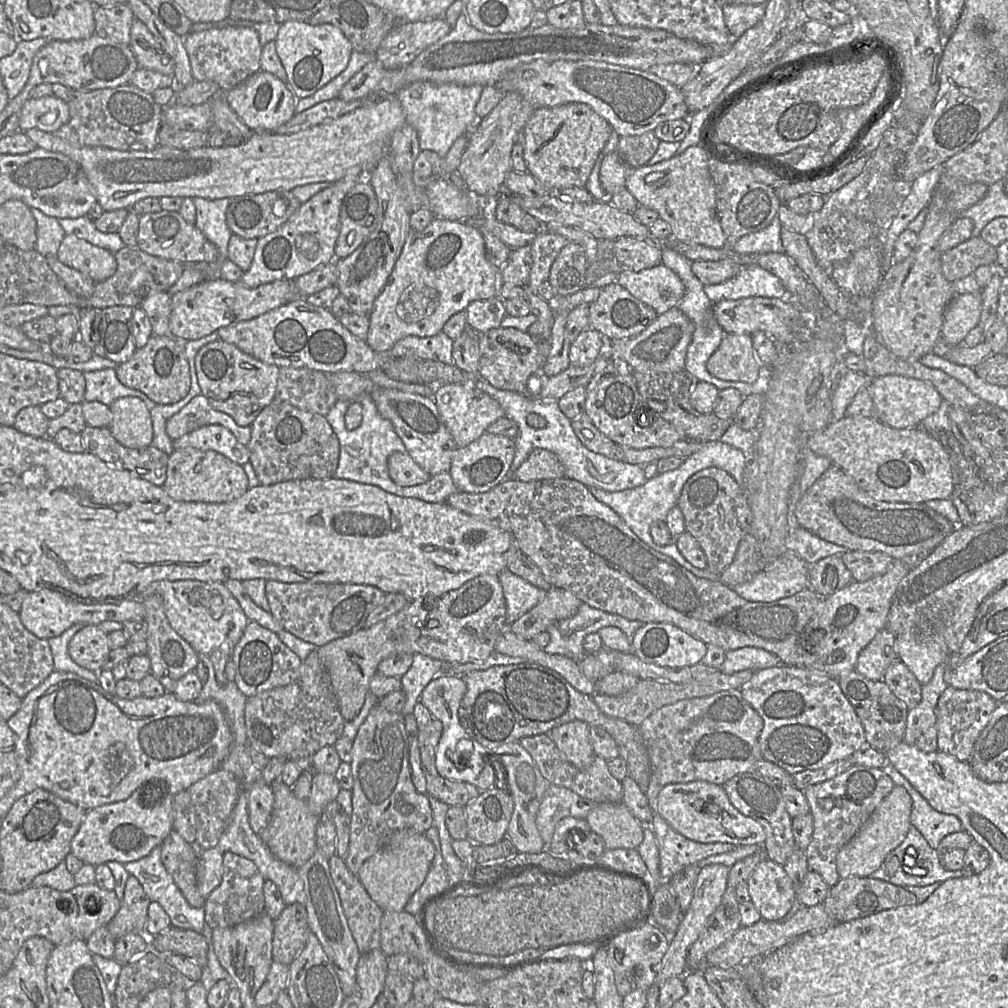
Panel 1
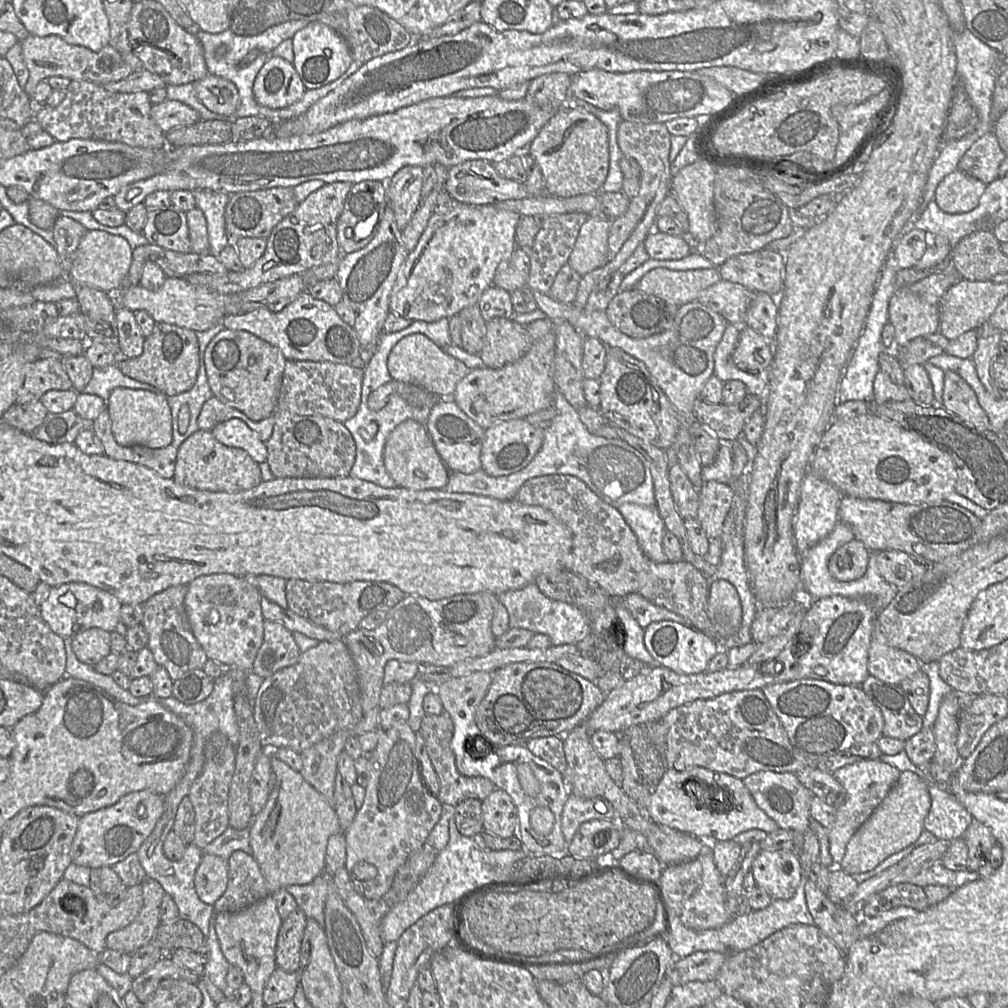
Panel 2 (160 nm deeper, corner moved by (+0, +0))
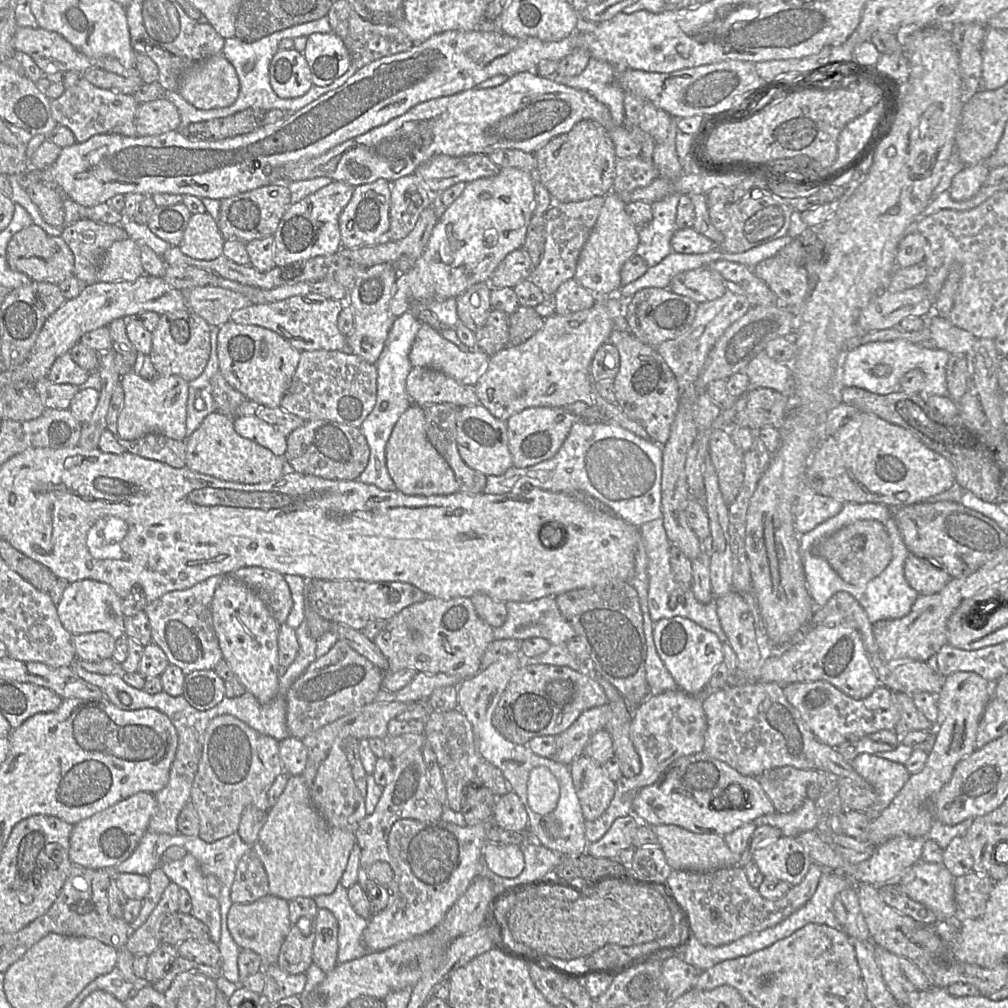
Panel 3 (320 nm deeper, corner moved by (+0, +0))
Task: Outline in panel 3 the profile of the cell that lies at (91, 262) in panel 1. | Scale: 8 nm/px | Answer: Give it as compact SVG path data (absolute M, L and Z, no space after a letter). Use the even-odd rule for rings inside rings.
M132 239L115 242L100 264L97 282L133 282L144 275L140 246Z

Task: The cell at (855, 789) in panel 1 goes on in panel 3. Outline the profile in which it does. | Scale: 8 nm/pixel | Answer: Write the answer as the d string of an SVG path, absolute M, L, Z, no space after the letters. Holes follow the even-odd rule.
M868 753L858 755L851 765L876 794L876 801L865 812L871 820L890 805L911 775L903 764Z

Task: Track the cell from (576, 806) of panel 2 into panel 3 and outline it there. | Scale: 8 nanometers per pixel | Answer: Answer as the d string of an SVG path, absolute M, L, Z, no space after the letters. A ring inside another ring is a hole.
M682 689L652 695L634 710L630 739L641 761L640 773L632 778L622 776L616 781L616 791L606 811L594 821L586 821L585 837L588 843L600 840L613 822L632 814L632 802L639 791L655 783L675 760L703 751L707 719L700 696L692 696Z

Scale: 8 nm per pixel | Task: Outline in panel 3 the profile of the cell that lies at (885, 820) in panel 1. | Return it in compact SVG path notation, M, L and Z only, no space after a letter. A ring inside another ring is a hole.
M955 672L944 679L937 701L939 730L925 766L920 772L910 775L890 805L871 821L866 842L878 847L895 836L928 837L934 820L936 797L951 779L956 765L976 750L979 722L992 697L993 685L974 672Z

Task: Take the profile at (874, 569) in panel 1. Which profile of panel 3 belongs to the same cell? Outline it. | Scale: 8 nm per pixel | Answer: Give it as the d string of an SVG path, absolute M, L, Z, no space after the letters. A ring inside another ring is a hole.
M909 554L904 564L907 583L919 595L932 595L941 591L952 577L929 561Z

